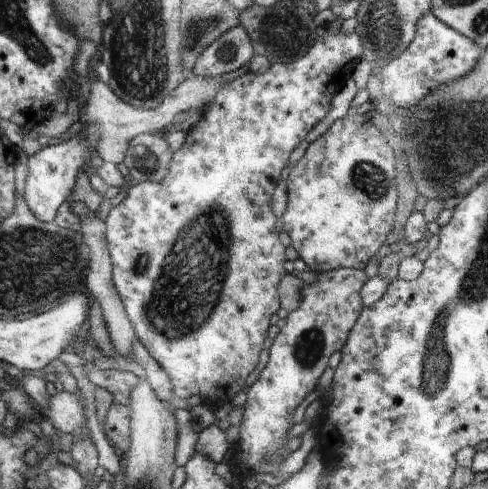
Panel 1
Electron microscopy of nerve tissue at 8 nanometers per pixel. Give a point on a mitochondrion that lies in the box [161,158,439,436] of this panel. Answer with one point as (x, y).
(310, 345)

